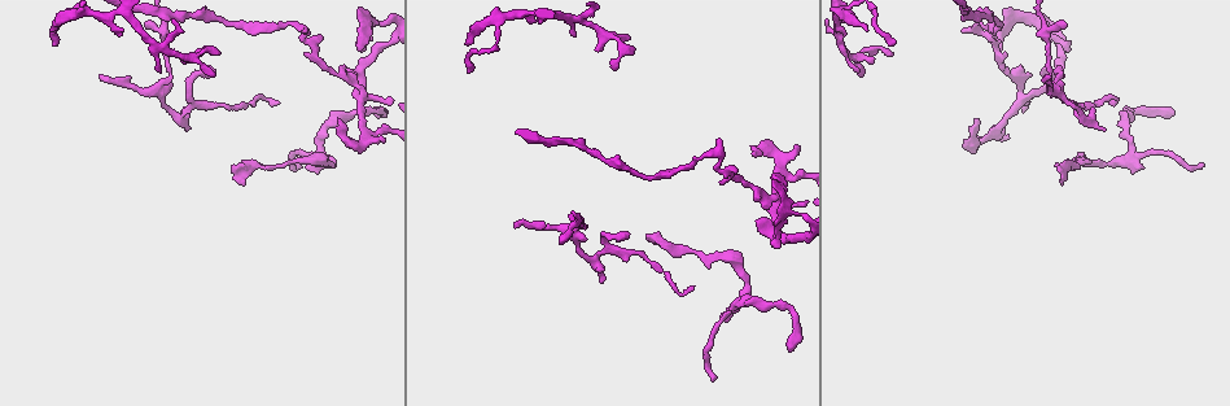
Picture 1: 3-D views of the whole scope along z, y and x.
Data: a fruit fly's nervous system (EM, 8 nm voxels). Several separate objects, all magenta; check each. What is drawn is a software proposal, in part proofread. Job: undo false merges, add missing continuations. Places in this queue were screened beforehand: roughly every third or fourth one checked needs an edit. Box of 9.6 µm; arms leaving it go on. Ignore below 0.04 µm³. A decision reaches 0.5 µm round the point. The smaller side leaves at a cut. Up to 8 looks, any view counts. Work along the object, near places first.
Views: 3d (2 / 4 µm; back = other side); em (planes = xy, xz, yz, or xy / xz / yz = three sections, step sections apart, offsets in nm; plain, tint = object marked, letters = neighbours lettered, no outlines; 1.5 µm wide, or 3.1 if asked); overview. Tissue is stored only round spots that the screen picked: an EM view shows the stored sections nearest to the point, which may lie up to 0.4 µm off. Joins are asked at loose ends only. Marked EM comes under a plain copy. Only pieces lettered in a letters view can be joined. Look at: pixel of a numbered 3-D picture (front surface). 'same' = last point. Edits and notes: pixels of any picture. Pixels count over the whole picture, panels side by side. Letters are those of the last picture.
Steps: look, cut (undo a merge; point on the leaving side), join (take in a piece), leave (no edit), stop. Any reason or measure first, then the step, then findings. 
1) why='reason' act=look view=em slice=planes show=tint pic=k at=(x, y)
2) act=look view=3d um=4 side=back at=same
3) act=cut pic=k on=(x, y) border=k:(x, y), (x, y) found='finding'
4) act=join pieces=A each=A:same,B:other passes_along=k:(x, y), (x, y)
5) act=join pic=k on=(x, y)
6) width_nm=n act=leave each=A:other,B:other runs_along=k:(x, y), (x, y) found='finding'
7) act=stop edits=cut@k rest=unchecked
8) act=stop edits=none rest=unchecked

why='end of a long branch' act=look view=3d um=4 pic=1 at=(787, 348)

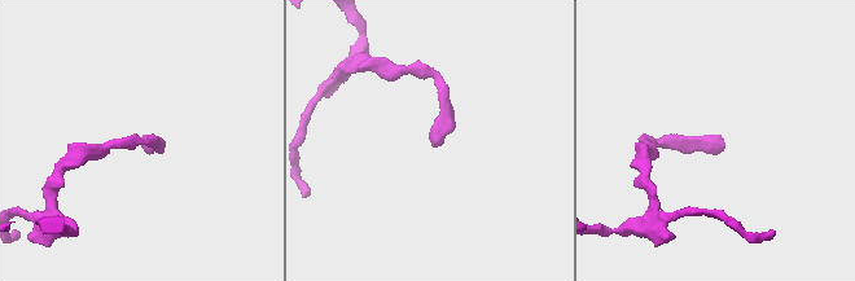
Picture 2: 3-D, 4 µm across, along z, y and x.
act=look view=em slice=planes show=tint pic=2 at=(723, 150)

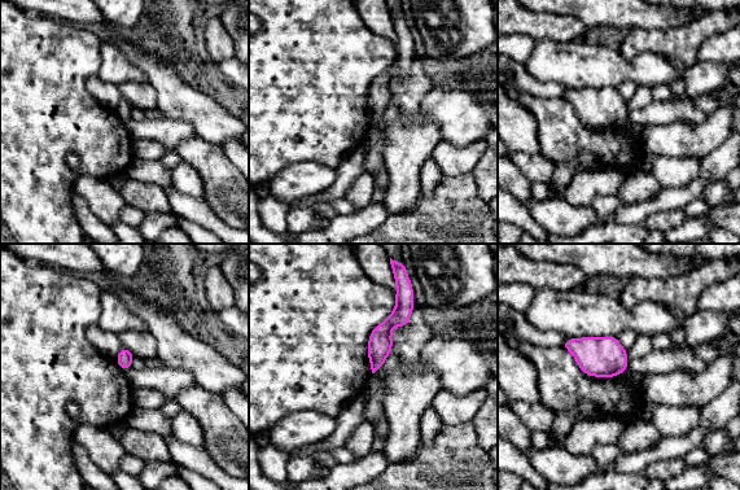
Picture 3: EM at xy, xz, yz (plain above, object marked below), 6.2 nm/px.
why='see the neighbours' act=look view=em slice=planes show=letters at=same

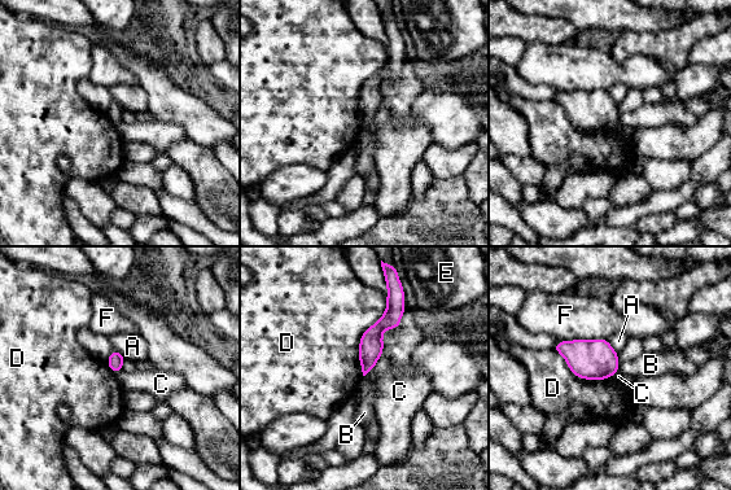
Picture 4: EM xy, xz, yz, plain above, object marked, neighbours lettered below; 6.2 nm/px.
width_nm=100 longest_contact=D:500nm act=leave each=A:other,B:other,C:other,D:other,E:other,F:other found='none of them fits'

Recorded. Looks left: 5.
why='an open end' act=look view=em slice=planes show=letters pic=1 at=(603, 283)

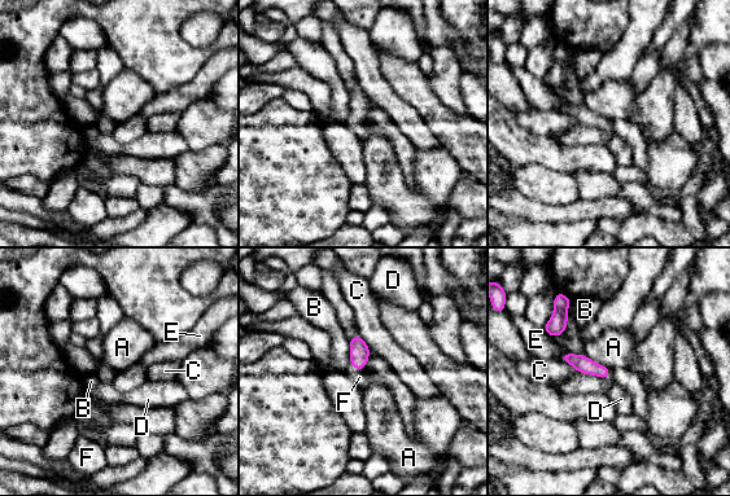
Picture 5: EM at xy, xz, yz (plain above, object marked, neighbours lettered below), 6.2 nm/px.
act=join pieces=F each=A:other,B:other,C:other,D:other,E:other,F:same passes_along=5:(359, 352), (358, 368), (359, 377) found='it goes on there'

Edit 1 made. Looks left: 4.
act=look view=overview

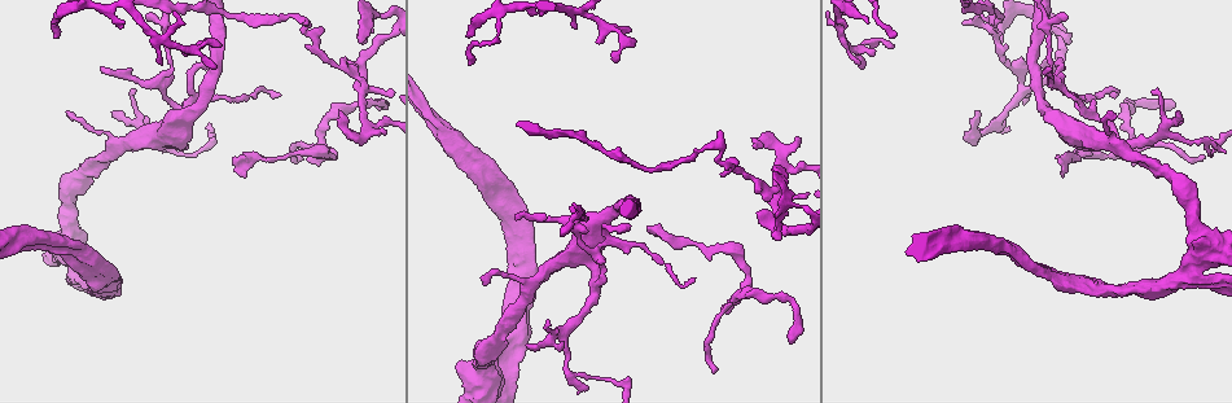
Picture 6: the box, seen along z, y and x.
why='four arms meet' act=look view=3d um=2 pic=6 at=(1023, 90)

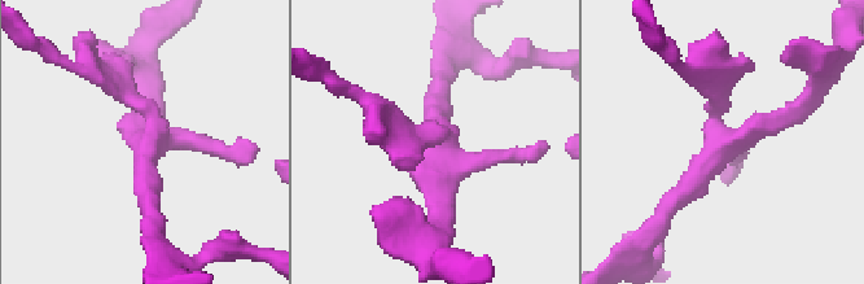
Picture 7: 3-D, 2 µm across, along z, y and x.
arms=4 act=look view=em slice=planes show=tint pic=7 at=(146, 132)

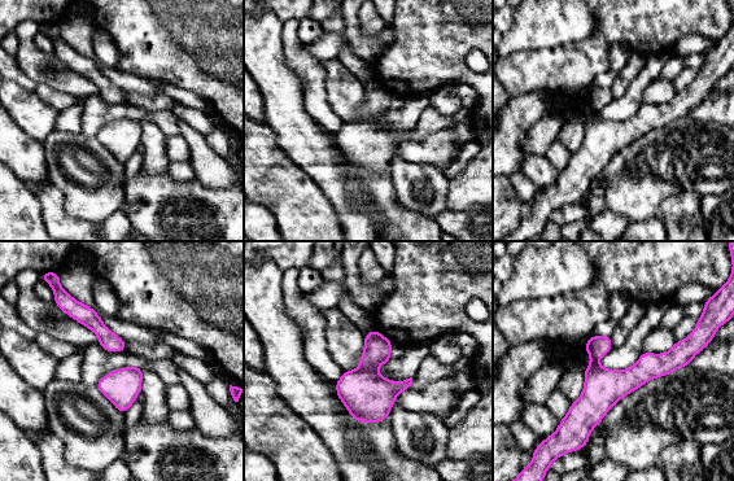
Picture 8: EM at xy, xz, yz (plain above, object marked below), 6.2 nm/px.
act=look view=em slice=planes show=letters at=same

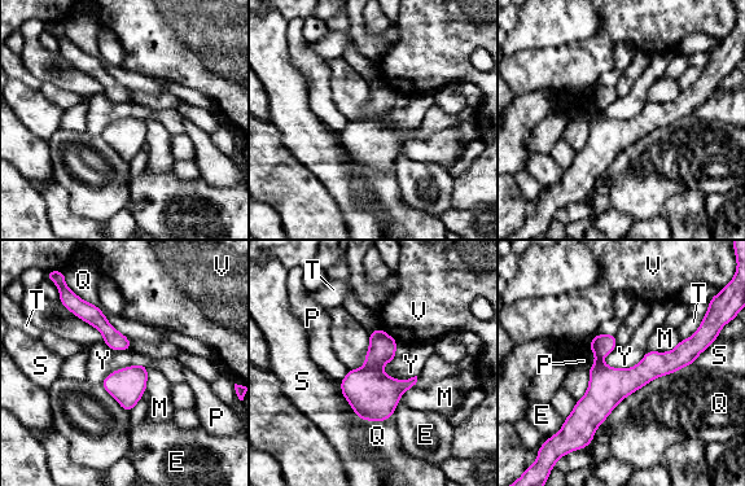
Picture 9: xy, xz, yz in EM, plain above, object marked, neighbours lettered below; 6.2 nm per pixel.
width_nm=220 act=cut pic=9 on=(601, 345) each=E:other,M:other,P:other,Q:other,S:other,T:other,V:other,Y:other part_leaving=9:(79, 312), (90, 312), (127, 346) found='two cells meet here'

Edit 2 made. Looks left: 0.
act=stop edits=join@5,cut@9 rest=unchecked

